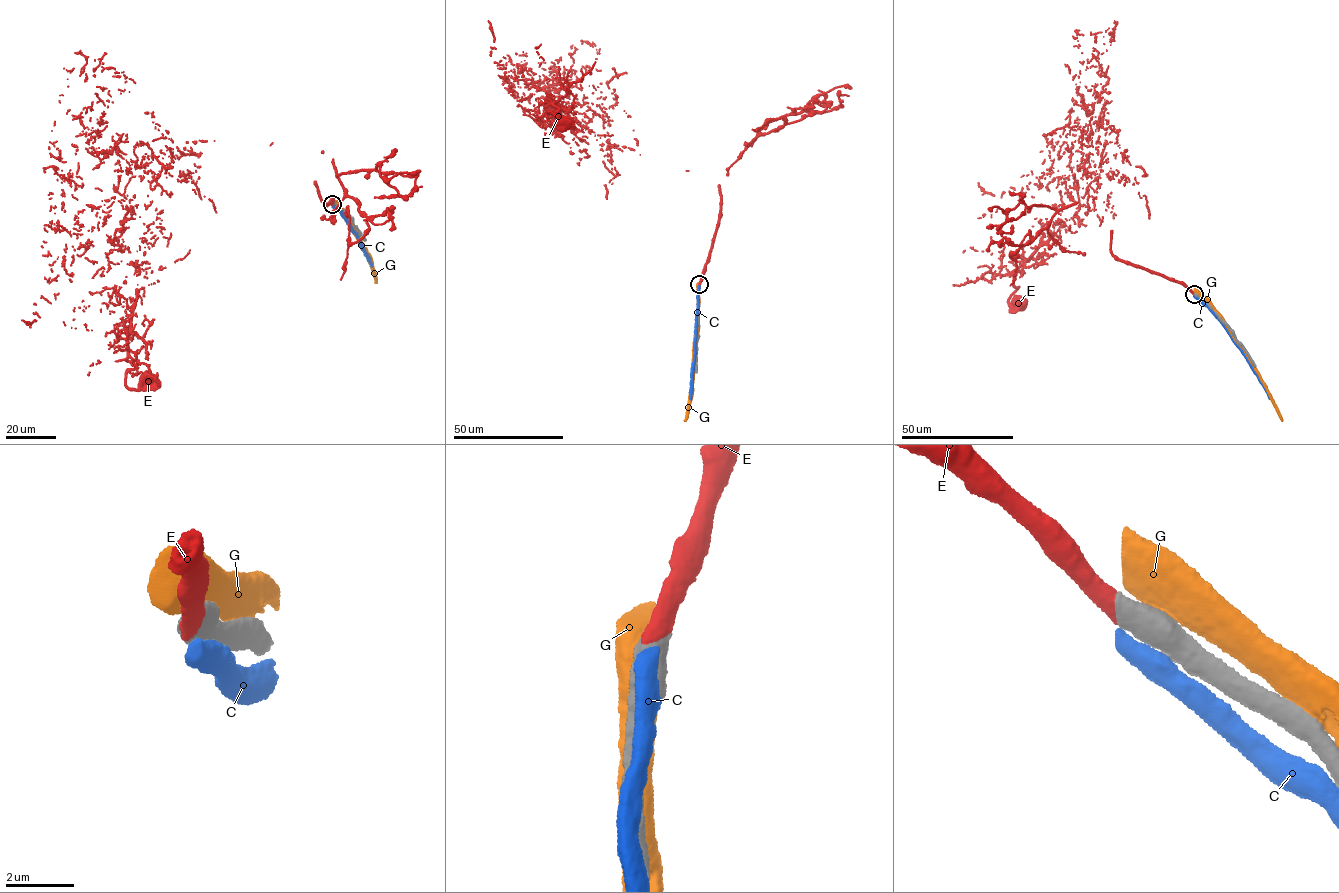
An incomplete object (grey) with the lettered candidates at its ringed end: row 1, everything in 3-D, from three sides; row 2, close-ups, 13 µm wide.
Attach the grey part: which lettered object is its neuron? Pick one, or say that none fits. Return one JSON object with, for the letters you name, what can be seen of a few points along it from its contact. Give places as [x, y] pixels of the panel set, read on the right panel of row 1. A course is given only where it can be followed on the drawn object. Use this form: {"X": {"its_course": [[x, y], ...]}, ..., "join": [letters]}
{"E": {"its_course": [[1193, 294], [1112, 254], [1126, 160], [1110, 142], [1083, 219], [1012, 273], [1021, 303]]}, "join": ["E"]}

